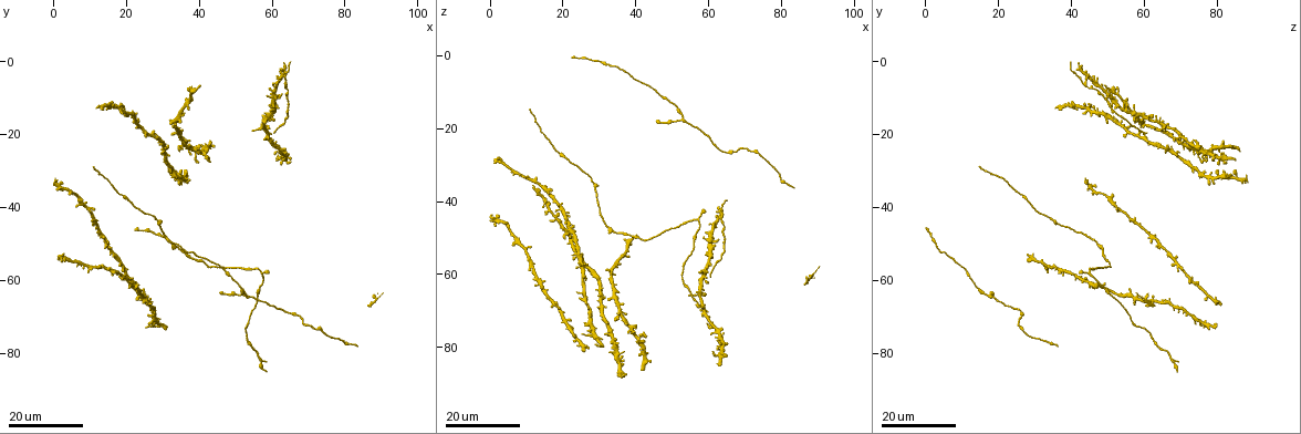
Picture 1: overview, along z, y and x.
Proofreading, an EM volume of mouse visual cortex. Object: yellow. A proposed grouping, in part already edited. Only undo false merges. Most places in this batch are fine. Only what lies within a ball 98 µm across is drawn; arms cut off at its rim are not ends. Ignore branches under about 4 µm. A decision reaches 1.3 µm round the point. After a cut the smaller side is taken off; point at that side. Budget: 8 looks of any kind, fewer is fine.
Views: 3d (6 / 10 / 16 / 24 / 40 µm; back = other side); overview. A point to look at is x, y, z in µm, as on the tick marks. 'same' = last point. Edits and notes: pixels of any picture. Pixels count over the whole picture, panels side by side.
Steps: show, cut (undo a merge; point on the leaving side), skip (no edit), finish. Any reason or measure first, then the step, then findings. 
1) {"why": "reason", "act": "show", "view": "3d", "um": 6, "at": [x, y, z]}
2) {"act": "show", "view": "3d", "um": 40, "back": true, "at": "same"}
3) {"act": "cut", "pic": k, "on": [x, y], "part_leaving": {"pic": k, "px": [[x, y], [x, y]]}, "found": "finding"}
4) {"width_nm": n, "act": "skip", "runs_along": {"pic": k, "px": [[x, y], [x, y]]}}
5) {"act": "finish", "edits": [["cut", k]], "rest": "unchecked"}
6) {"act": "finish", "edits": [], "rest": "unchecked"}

{"why": "arms part here", "act": "show", "view": "3d", "um": 24, "at": [63.5, 6.0, 42.5]}

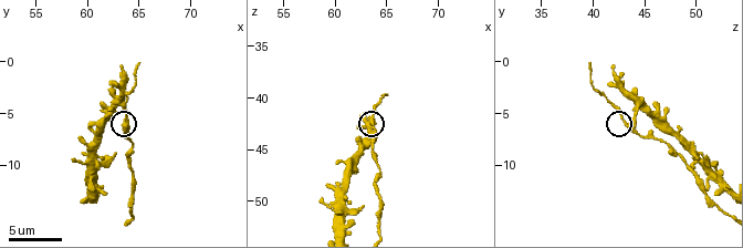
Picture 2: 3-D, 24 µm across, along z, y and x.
{"act": "show", "view": "3d", "um": 10, "at": [64.0, 6.0, 43.2]}

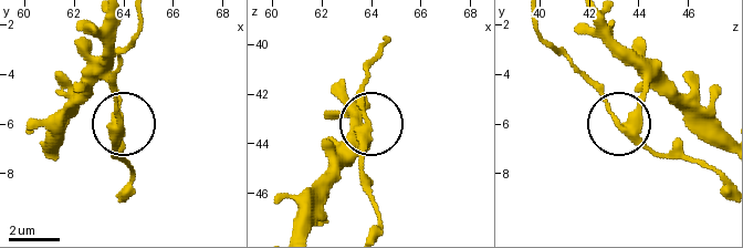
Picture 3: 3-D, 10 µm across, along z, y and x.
{"act": "show", "view": "3d", "um": 10, "back": true, "at": [63.8, 6.0, 43.1]}

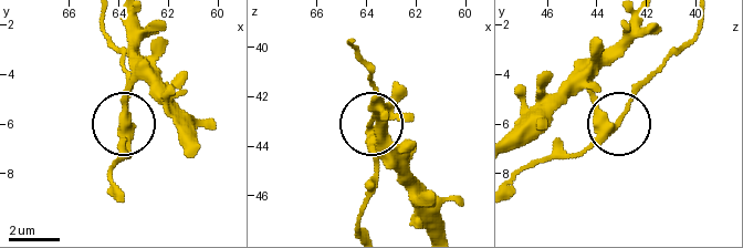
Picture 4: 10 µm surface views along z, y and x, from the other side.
{"side_arm_um": 8, "act": "cut", "pic": 4, "on": [582, 154], "part_leaving": {"pic": 4, "px": [[122, 130], [128, 153], [113, 167], [111, 184]]}, "found": "two neurons meet here"}

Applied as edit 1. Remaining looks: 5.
{"why": "branch point", "act": "show", "view": "3d", "um": 24, "at": [52.5, 64.0, 17.0]}

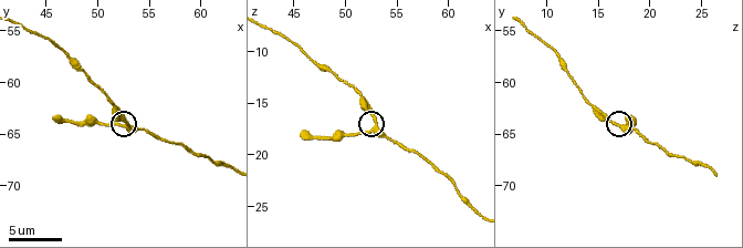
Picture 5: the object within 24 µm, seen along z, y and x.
{"why": "zoom in", "act": "show", "view": "3d", "um": 6, "at": [53.0, 64.2, 17.2]}

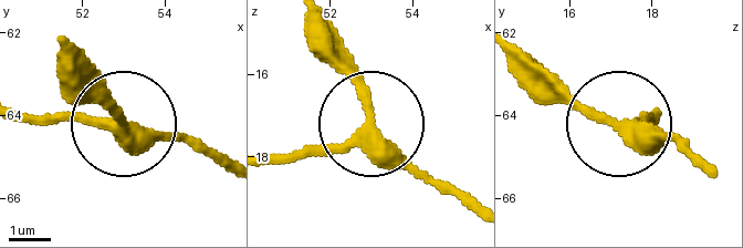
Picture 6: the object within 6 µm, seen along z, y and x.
{"width_nm": 290, "act": "skip", "found": "all the same neuron"}

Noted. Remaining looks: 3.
{"why": "three-way junction", "act": "show", "view": "3d", "um": 16, "at": [57.5, 58.5, 45.0]}

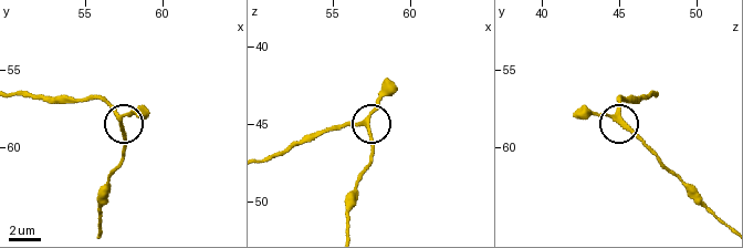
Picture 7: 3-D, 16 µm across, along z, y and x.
{"act": "show", "view": "3d", "um": 6, "at": [57.2, 58.2, 45.0]}

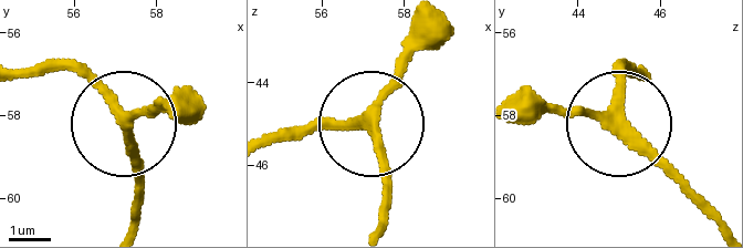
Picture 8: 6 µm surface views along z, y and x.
{"width_nm": 230, "act": "skip", "runs_along": {"pic": 8, "px": [[18, 66], [71, 71], [114, 110], [135, 162], [135, 223]]}, "found": "continuous, no second neuron"}

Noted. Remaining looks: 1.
{"act": "finish", "edits": [["cut", 4]], "rest": "unchecked"}

